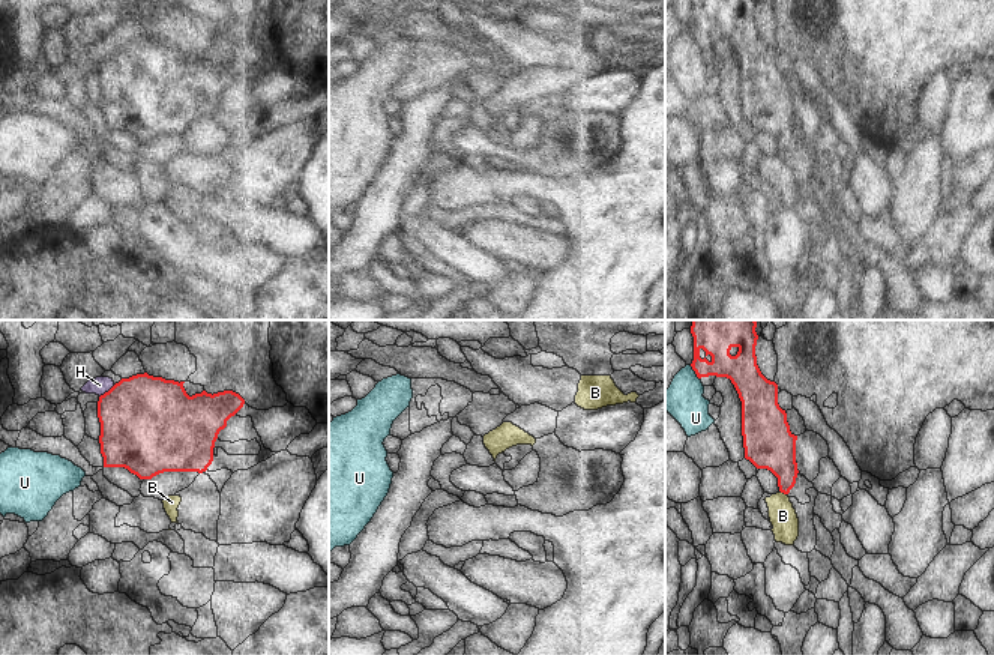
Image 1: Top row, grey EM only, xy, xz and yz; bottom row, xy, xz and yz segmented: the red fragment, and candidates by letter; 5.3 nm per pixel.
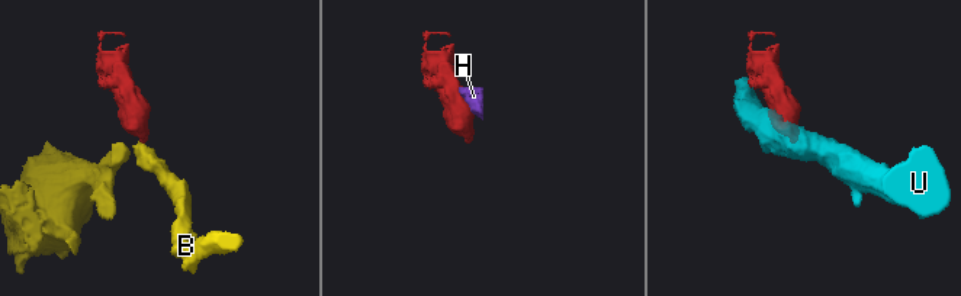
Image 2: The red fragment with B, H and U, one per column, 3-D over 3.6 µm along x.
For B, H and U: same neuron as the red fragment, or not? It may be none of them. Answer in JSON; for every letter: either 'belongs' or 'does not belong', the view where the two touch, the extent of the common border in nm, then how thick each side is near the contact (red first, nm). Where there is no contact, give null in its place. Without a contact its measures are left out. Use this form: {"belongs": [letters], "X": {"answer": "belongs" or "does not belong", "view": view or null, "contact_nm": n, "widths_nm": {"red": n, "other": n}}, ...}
{"belongs": [], "B": {"answer": "does not belong", "view": "yz", "contact_nm": 50, "widths_nm": {"red": 240, "other": 150}}, "H": {"answer": "does not belong", "view": "xy", "contact_nm": 110, "widths_nm": {"red": 480, "other": 90}}, "U": {"answer": "does not belong", "view": "yz", "contact_nm": 90, "widths_nm": {"red": 170, "other": 220}}}

